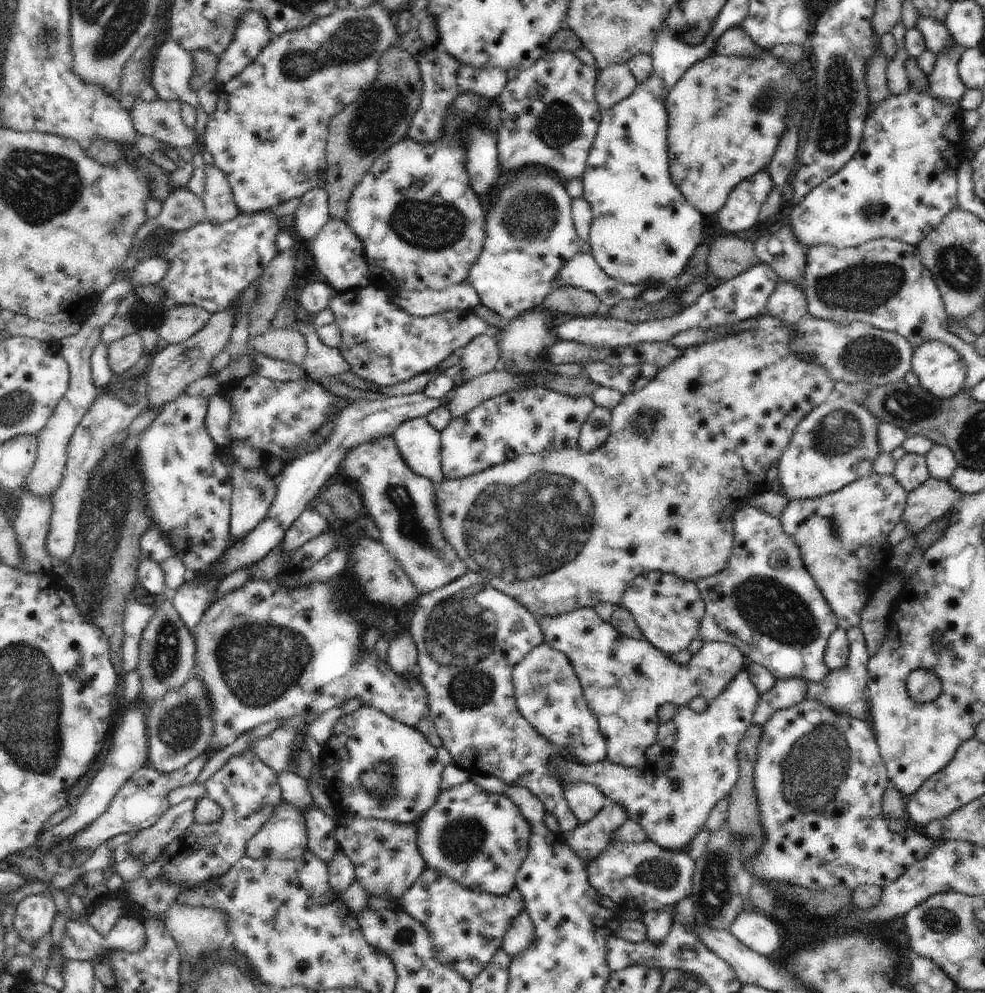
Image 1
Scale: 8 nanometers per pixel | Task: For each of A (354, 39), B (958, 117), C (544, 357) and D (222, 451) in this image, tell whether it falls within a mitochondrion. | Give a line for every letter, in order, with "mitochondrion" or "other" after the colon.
A: mitochondrion
B: other
C: other
D: other

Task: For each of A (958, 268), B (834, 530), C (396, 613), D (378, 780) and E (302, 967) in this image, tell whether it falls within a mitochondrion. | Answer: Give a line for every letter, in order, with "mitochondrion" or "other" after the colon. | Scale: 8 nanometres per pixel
A: mitochondrion
B: mitochondrion
C: other
D: mitochondrion
E: other

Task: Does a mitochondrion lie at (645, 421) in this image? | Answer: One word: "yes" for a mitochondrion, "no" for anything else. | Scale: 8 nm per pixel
yes

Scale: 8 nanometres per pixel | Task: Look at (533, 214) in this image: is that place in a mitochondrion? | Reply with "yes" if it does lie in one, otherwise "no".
yes

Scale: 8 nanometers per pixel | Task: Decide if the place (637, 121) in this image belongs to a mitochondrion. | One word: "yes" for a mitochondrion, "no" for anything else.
no

